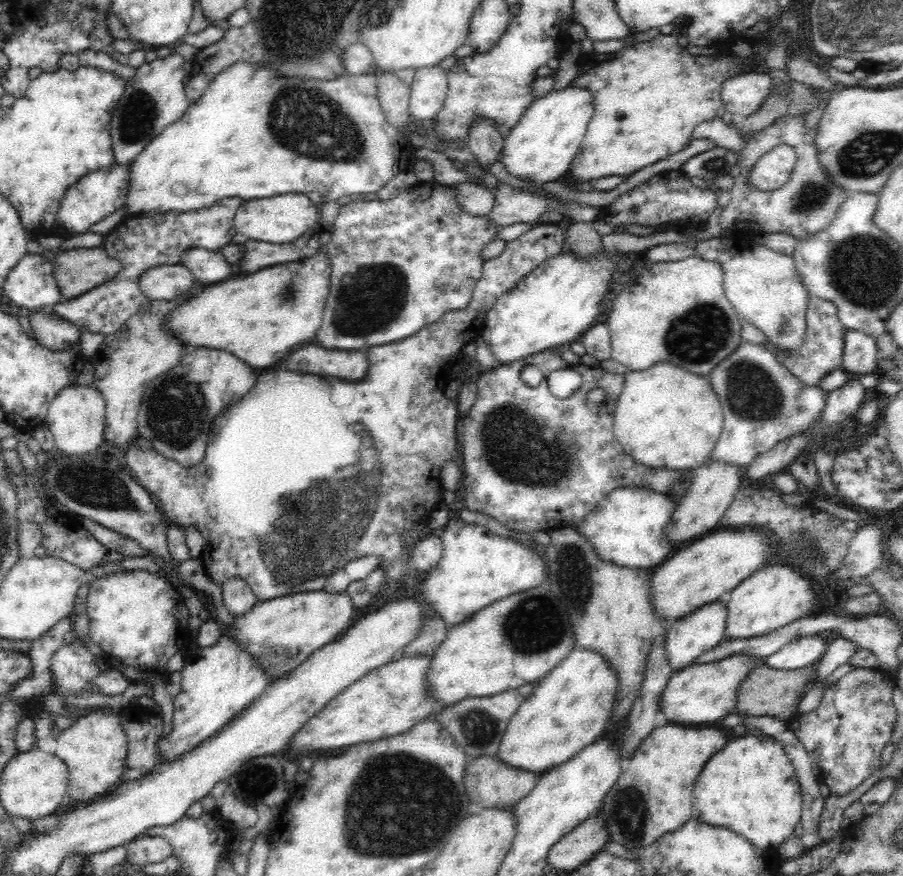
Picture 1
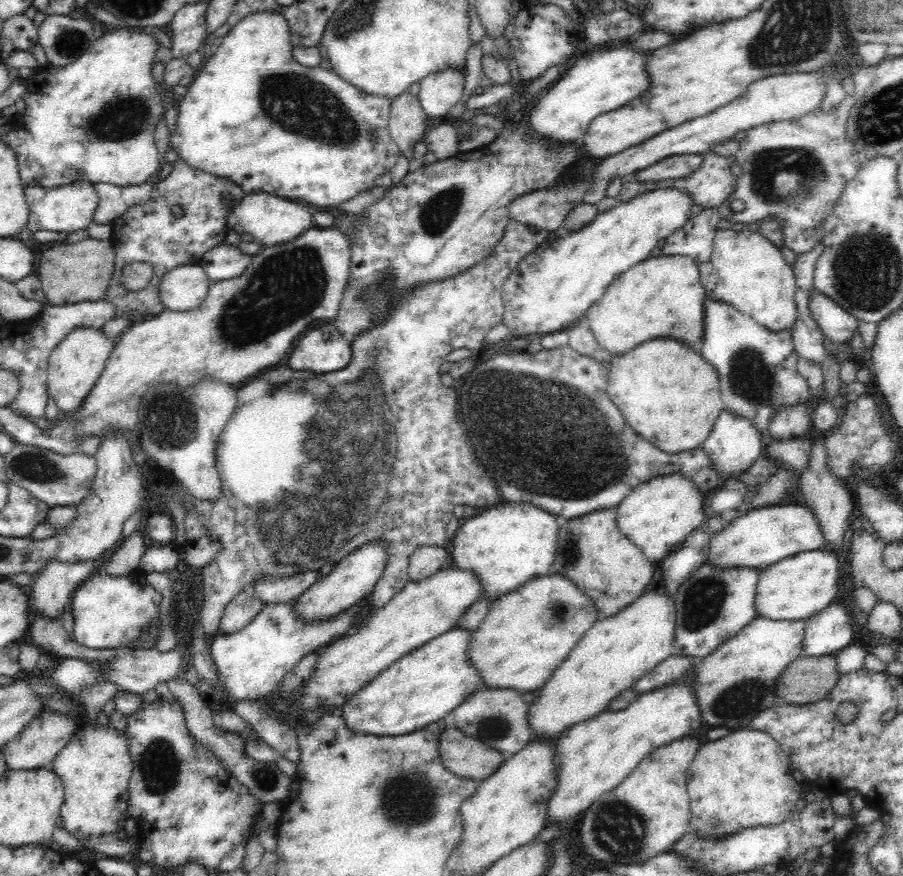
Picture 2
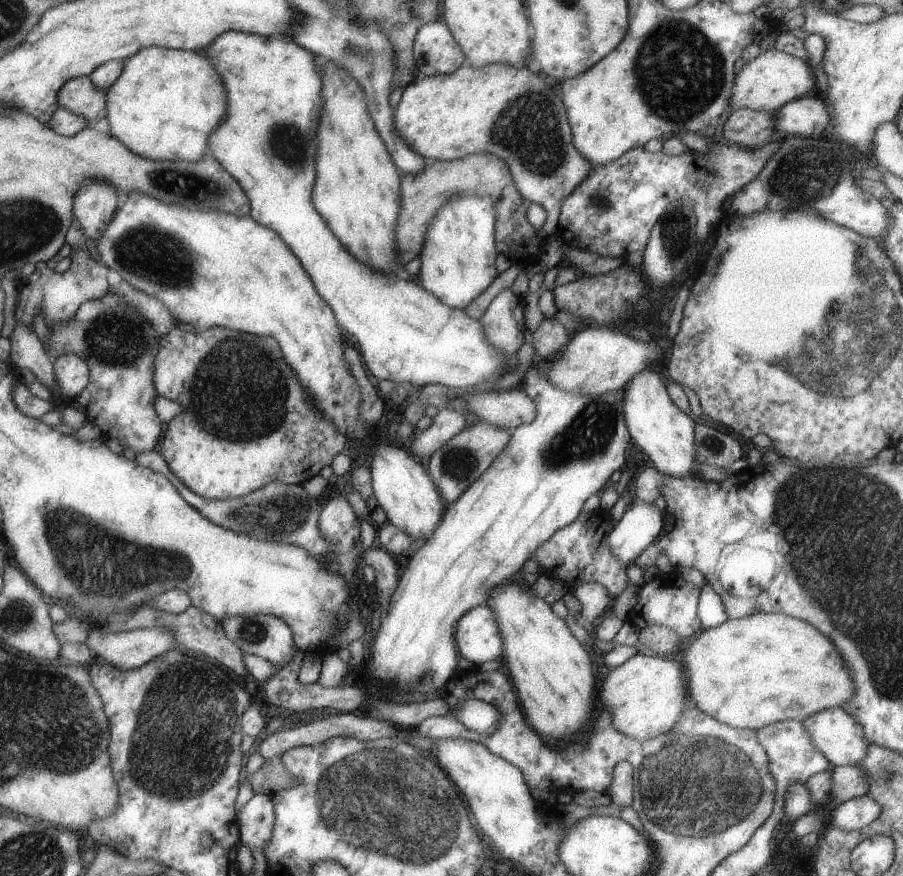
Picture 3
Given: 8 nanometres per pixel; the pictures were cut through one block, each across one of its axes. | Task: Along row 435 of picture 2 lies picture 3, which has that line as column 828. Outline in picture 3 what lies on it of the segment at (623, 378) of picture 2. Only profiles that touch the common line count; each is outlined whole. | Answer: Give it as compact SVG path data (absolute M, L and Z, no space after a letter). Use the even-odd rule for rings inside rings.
M757 613L743 618L725 619L721 624L702 629L682 643L675 657L683 661L687 674L687 696L703 714L730 727L757 730L783 720L805 720L813 712L845 704L853 694L849 670L835 646L811 624L775 613Z

